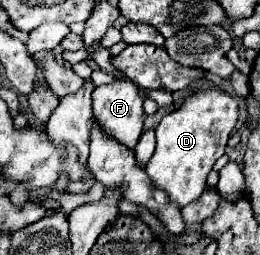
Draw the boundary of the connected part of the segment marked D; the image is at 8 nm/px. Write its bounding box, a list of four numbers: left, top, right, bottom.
[144,87,238,207]

